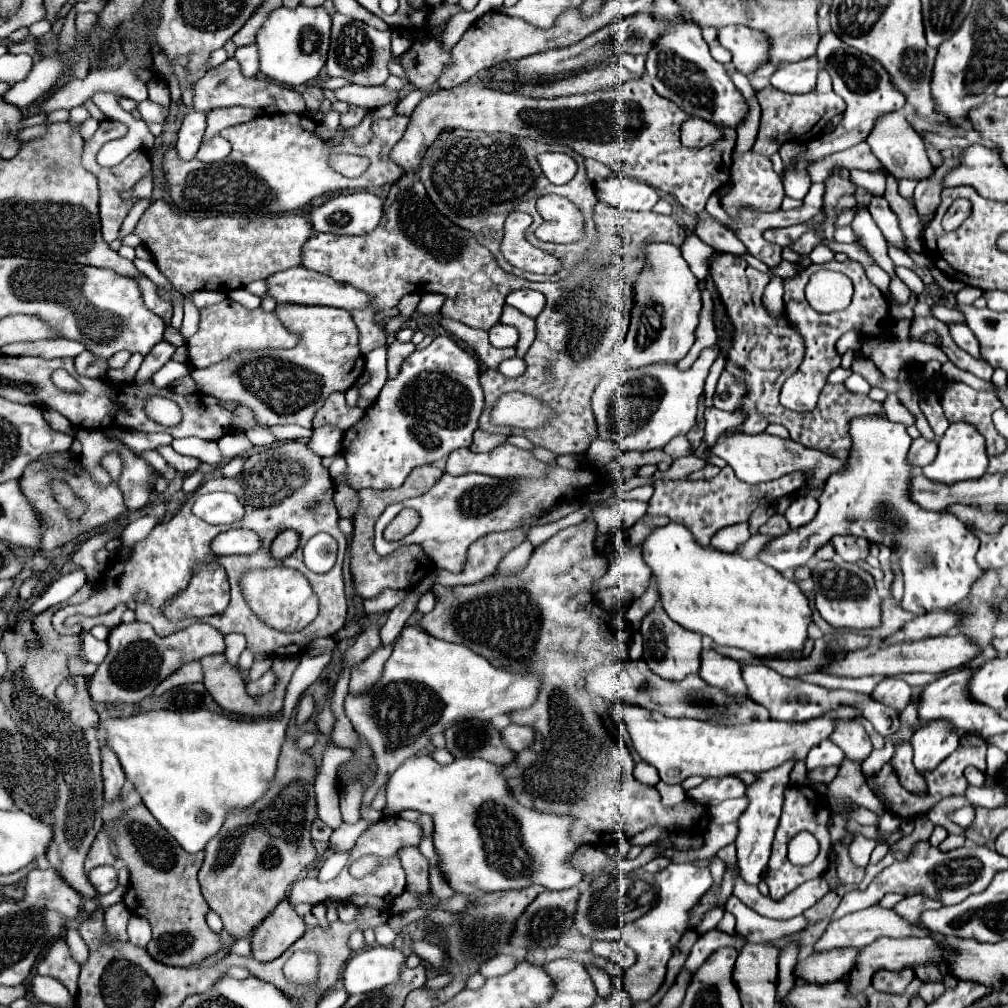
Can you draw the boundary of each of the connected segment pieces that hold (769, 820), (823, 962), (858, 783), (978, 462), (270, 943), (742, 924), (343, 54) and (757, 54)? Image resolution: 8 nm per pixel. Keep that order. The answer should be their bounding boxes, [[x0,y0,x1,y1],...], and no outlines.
[[736,760,796,886],[794,948,858,984],[828,758,886,816],[922,422,988,484],[250,900,306,962],[726,896,810,942],[326,14,400,86],[718,26,772,76]]

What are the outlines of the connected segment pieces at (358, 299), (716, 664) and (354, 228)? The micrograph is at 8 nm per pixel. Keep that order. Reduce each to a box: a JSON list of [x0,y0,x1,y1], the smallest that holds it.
[[264,266,368,310],[700,650,748,696],[308,192,382,236]]

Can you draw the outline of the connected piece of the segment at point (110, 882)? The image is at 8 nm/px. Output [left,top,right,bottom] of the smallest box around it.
[88,866,118,894]

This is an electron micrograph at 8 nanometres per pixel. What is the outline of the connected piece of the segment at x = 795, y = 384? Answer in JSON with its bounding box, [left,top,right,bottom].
[780,260,890,412]

